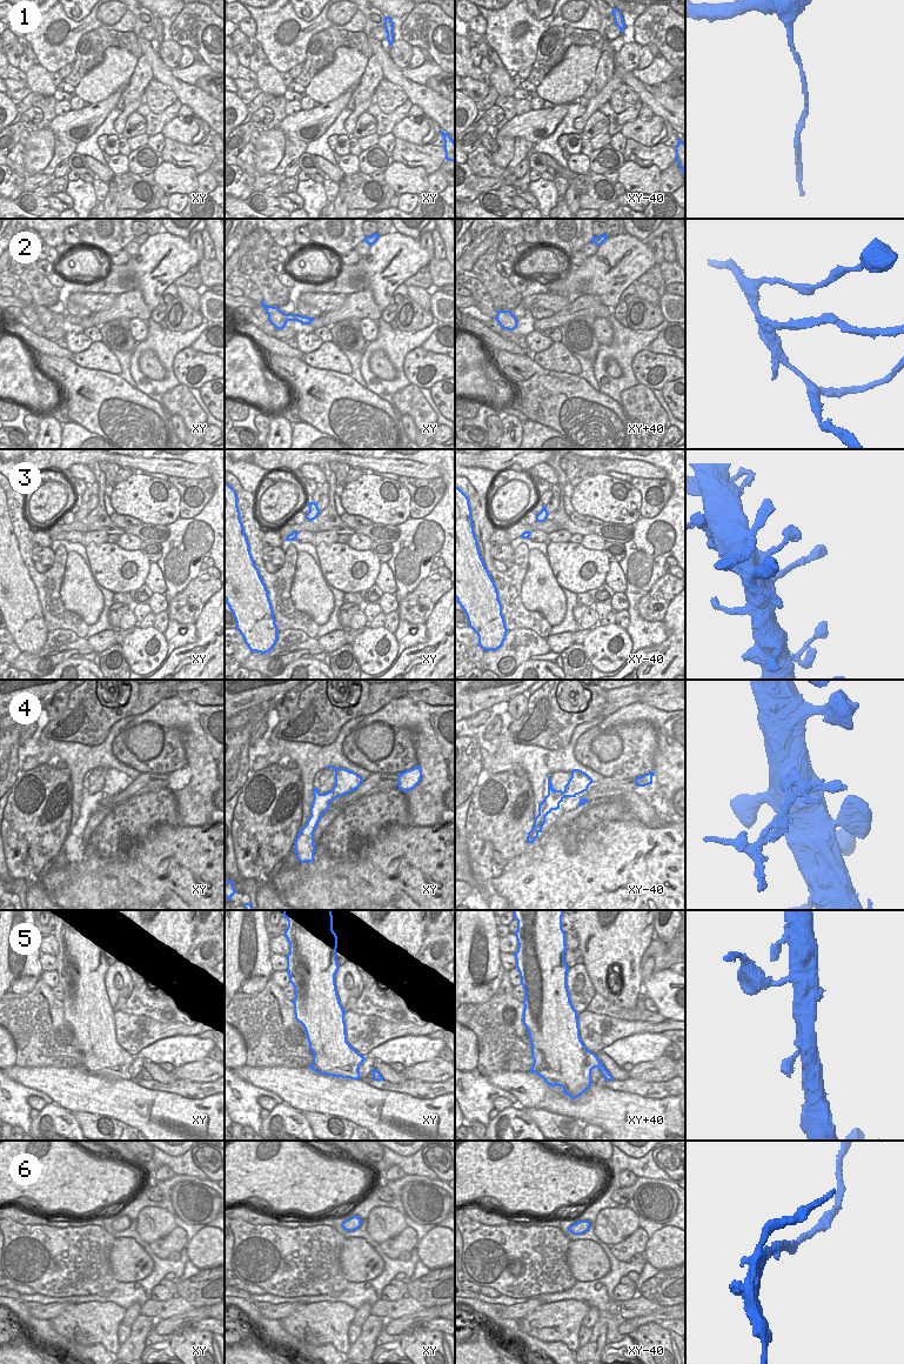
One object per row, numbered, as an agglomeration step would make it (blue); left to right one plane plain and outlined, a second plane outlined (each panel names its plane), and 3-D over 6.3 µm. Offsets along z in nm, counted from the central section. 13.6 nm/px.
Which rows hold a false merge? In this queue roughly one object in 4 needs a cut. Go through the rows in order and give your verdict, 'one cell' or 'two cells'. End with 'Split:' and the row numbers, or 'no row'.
1: one cell
2: two cells
3: one cell
4: two cells
5: one cell
6: one cell
Split: 2, 4

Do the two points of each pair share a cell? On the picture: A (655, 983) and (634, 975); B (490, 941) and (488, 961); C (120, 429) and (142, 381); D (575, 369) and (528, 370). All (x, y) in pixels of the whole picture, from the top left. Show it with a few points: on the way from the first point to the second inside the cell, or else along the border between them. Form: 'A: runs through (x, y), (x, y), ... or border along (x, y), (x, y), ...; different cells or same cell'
A: border along (642, 981), (643, 988); different cells
B: runs through (488, 945), (488, 956); same cell
C: border along (119, 375), (161, 406); different cells
D: border along (531, 354), (531, 358), (547, 369), (577, 375); different cells

